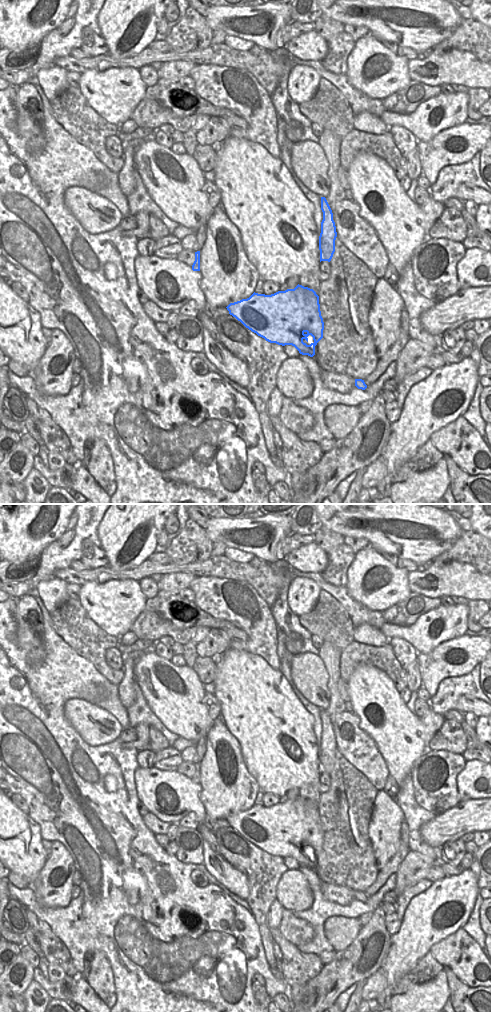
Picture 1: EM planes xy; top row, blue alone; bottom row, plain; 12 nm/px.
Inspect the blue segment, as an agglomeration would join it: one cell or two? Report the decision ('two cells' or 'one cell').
one cell

